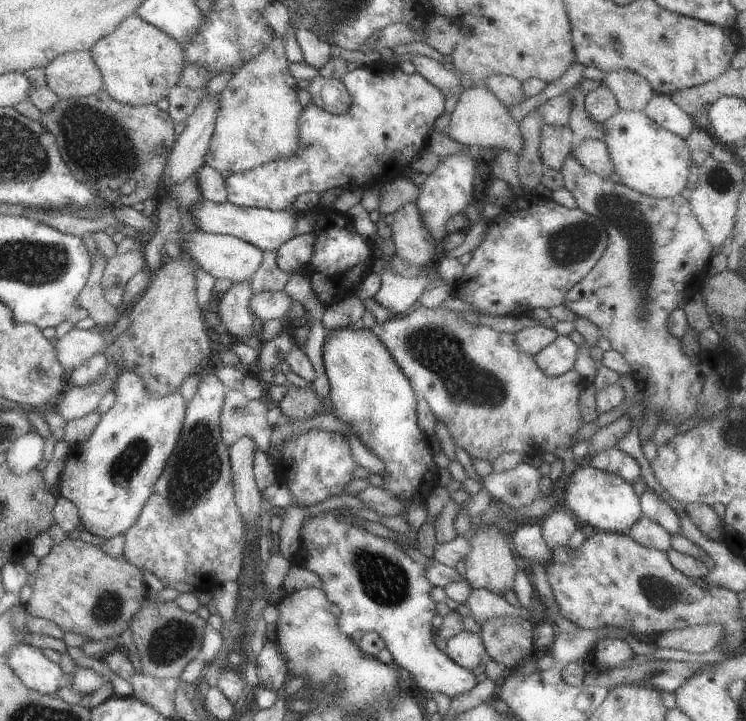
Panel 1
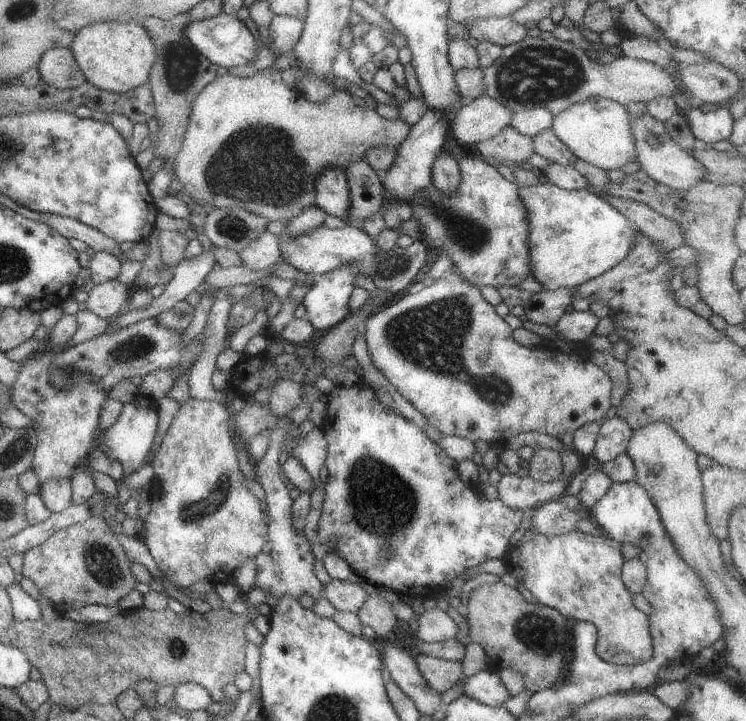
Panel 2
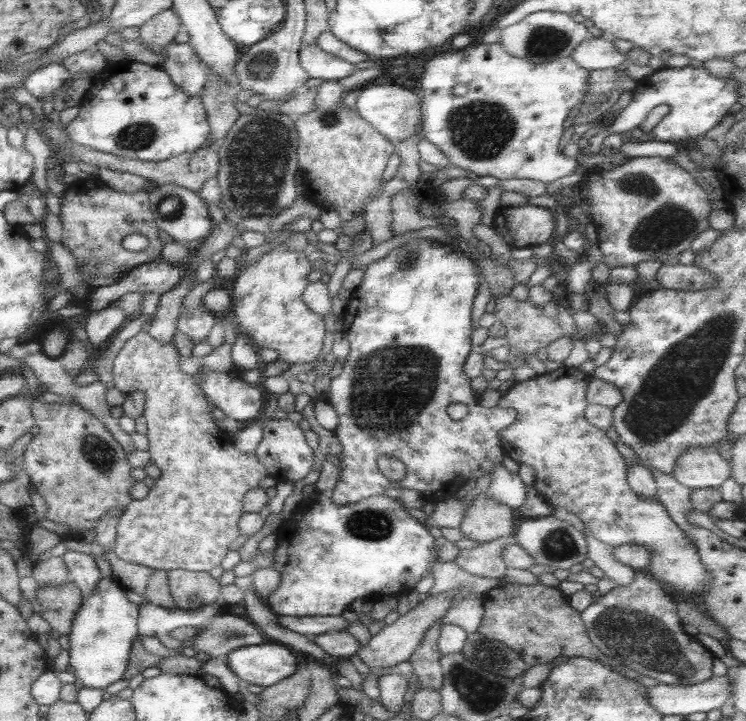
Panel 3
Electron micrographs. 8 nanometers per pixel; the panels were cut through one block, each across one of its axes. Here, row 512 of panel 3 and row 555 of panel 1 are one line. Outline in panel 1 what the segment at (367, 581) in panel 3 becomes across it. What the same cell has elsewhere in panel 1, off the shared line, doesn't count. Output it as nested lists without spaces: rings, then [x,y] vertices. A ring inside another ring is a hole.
[[[343,508],[303,520],[300,531],[302,542],[297,552],[298,562],[322,579],[325,595],[340,609],[340,616],[337,617],[339,631],[347,637],[356,630],[378,633],[385,642],[385,648],[392,654],[394,662],[406,668],[414,676],[419,690],[422,688],[427,694],[442,692],[453,700],[471,690],[478,684],[473,669],[456,664],[444,650],[441,651],[434,645],[435,628],[431,620],[437,613],[437,602],[430,595],[434,586],[426,579],[424,566],[415,562],[396,541],[374,535],[354,524],[354,520],[356,517],[348,514]]]

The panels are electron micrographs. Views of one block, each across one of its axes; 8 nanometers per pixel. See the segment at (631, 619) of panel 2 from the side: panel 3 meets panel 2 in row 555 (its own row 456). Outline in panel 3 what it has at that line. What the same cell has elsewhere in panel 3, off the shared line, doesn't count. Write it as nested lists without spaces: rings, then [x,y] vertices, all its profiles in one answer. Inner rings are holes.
[[[562,364],[552,366],[545,375],[520,383],[515,382],[502,394],[497,405],[517,413],[515,422],[500,432],[502,456],[512,458],[520,465],[532,466],[536,471],[533,488],[552,505],[552,508],[564,508],[578,516],[595,539],[611,547],[629,544],[650,547],[652,554],[645,570],[650,578],[660,581],[670,593],[675,592],[699,605],[702,593],[708,587],[712,576],[700,562],[698,548],[684,530],[678,528],[657,498],[644,500],[628,487],[627,465],[615,442],[607,436],[606,431],[598,430],[584,419],[584,412],[588,406],[586,388],[591,379],[588,373],[581,372],[579,368],[568,368]]]

